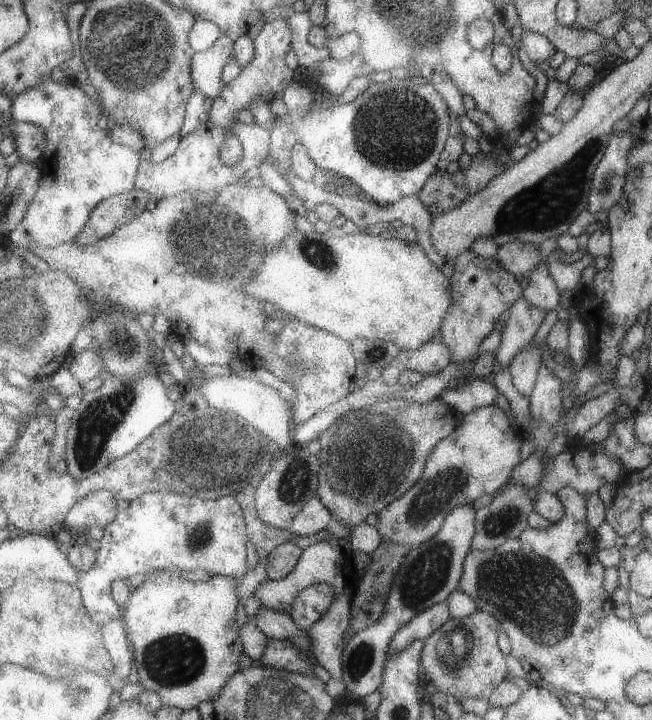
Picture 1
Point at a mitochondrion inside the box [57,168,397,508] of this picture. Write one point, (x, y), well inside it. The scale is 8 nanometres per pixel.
(182, 236)

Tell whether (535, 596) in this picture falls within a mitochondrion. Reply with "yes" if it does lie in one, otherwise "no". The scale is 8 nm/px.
yes

